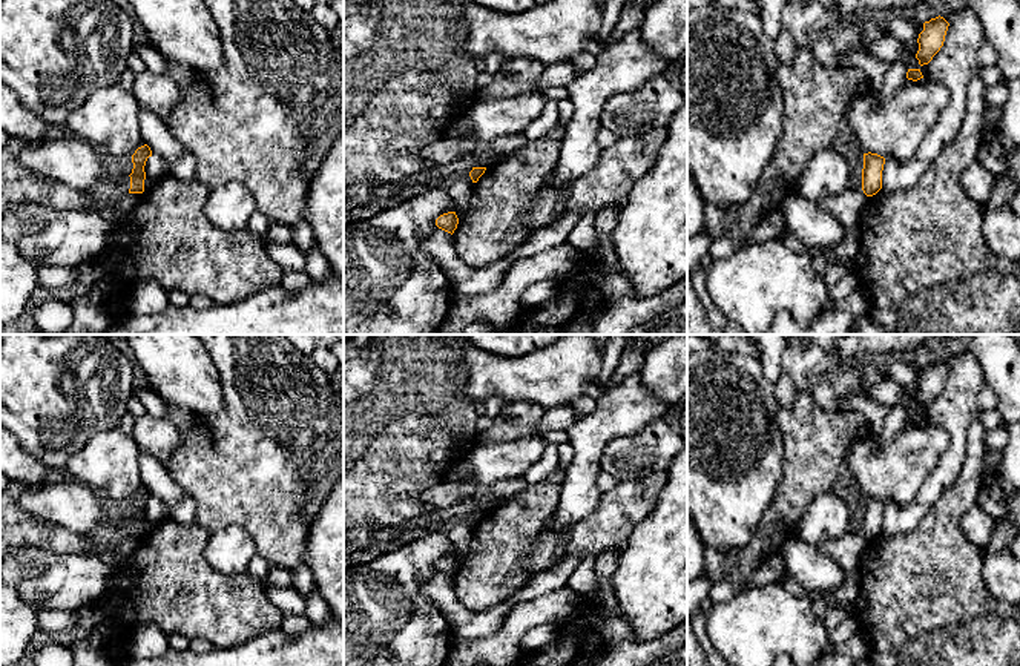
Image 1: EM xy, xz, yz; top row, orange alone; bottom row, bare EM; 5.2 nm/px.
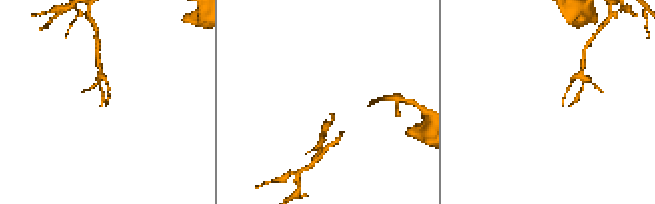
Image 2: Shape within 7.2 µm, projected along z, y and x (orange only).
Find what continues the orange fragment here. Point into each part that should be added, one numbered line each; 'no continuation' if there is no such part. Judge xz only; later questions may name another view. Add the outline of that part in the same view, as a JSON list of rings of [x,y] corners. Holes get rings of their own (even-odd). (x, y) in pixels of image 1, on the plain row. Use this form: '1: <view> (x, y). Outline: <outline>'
no continuation

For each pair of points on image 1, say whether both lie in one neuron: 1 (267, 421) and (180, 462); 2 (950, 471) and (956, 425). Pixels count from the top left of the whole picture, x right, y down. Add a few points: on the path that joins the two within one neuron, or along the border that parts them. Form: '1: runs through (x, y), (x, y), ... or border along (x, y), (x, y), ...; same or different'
1: runs through (246, 442), (226, 462), (201, 462); same
2: runs through (950, 461), (956, 451), (956, 436); same

